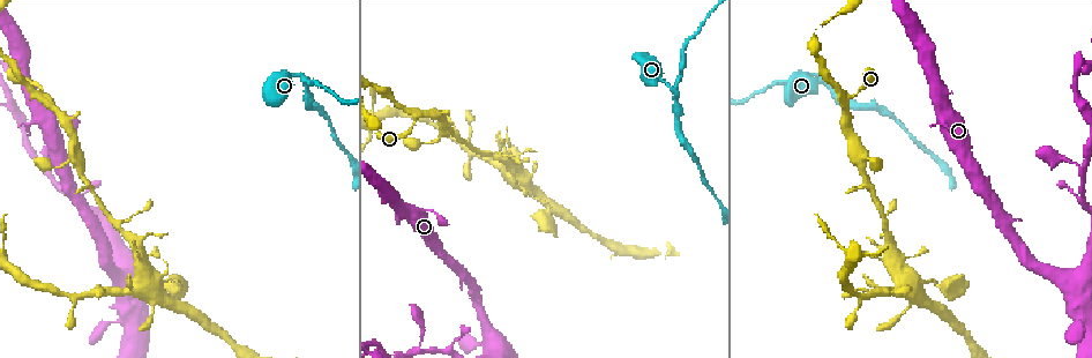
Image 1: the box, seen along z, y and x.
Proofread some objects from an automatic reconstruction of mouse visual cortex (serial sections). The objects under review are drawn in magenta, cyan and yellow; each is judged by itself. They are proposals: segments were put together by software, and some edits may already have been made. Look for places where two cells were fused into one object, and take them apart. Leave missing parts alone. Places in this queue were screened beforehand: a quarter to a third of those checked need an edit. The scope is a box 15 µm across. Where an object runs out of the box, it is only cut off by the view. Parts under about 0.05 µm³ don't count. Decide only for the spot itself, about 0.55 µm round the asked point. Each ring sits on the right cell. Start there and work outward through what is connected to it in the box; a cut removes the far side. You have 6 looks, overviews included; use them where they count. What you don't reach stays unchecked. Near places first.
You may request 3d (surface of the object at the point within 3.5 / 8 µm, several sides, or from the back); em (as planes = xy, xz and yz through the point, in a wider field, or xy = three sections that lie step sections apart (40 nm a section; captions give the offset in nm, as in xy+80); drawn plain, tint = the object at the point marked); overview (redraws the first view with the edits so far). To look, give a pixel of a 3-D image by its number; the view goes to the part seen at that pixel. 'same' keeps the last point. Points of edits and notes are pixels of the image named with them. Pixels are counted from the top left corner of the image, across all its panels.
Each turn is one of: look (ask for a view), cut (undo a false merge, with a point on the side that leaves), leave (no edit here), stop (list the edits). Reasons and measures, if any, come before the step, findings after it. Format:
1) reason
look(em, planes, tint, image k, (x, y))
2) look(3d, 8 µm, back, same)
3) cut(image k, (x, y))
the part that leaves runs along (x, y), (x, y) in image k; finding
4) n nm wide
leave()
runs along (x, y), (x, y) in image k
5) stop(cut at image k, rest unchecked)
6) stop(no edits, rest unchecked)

sharp bend
look(3d, 3.5 µm, image 1, (844, 100))

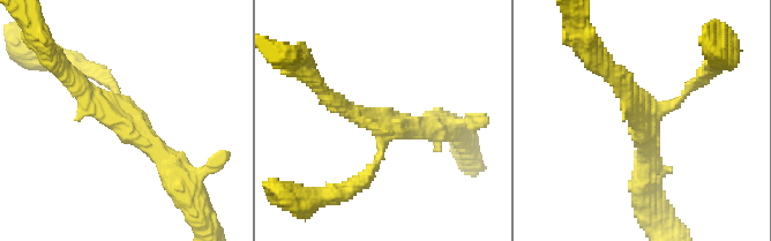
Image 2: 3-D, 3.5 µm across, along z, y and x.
3 arms; arms of 200, 250, 300 nm
look(em, xy, step 2, tint, image 2, (384, 129))

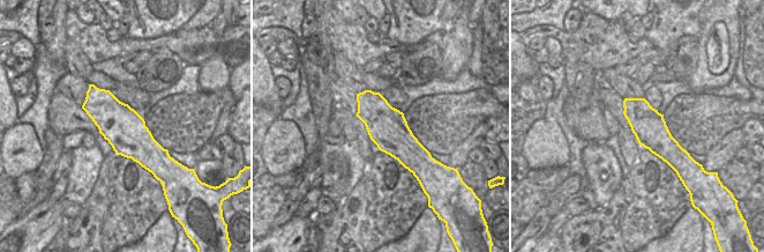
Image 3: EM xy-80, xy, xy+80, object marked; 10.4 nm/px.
cut it another way
look(em, xy, step 5, tint, same)

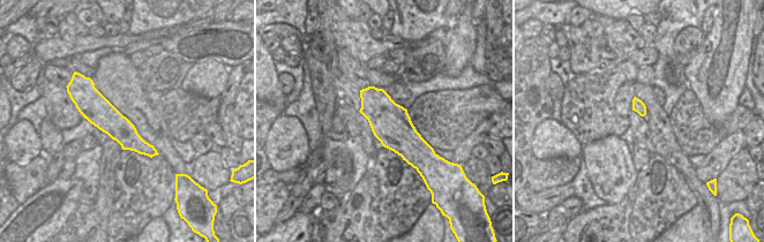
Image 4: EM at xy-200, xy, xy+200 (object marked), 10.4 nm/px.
leave()
runs along (83, 103), (154, 152) in image 4; all the same cell

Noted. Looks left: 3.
calibre changes
look(3d, 3.5 µm, image 1, (505, 168))

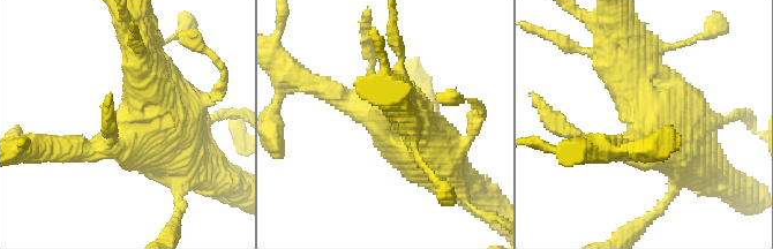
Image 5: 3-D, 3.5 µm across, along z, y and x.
need the tissue
look(em, xy, step 2, tint, image 5, (127, 138))

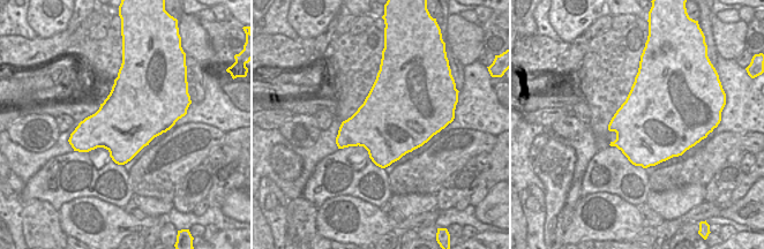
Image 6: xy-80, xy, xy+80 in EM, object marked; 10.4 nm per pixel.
leave()
all the same cell

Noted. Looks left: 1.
look(3d, 3.5 µm, image 1, (306, 78))

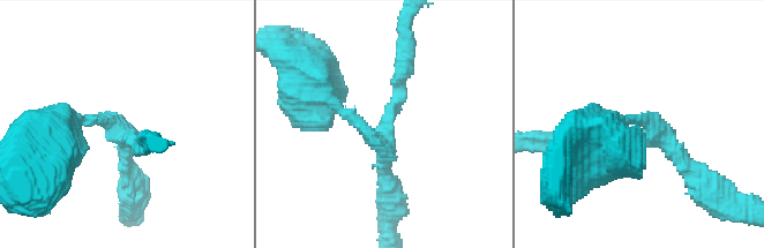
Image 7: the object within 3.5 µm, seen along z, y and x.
3 arms
leave()
runs along (609, 119), (648, 119), (716, 187) in image 7; one cell here

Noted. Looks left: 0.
stop(no edits, rest unchecked)

